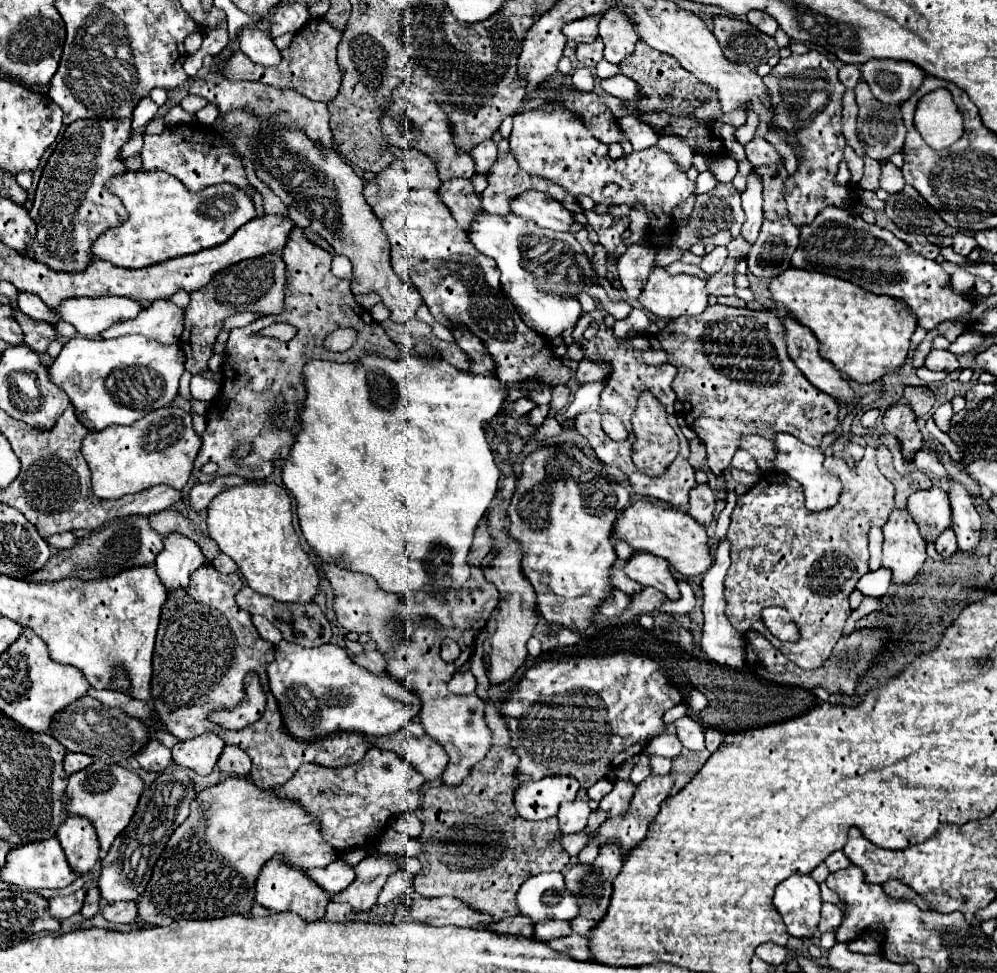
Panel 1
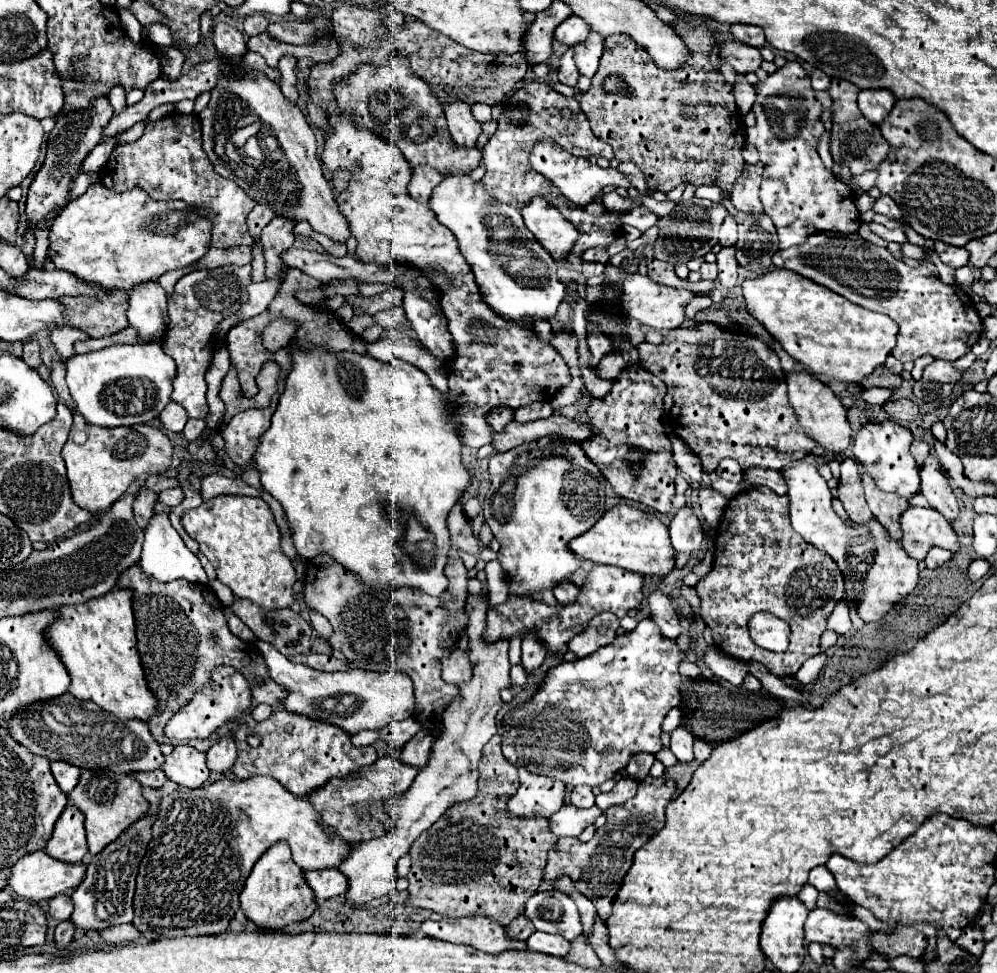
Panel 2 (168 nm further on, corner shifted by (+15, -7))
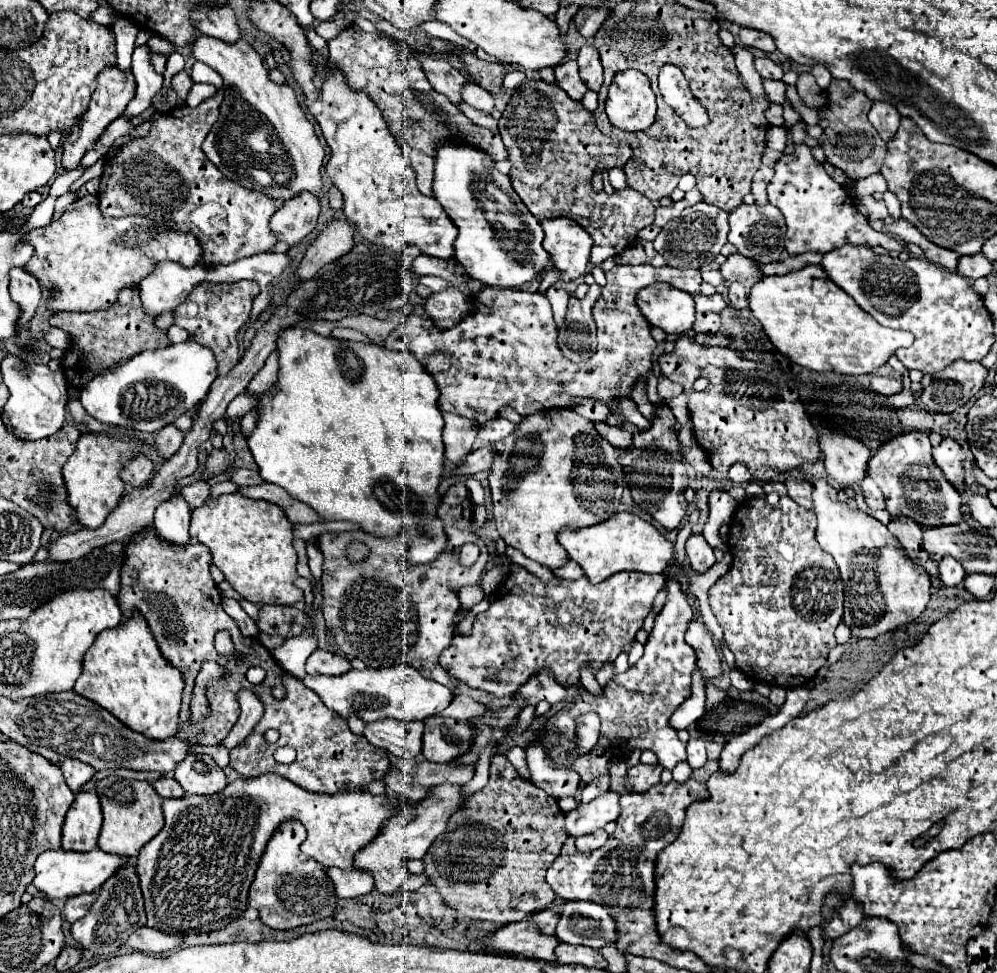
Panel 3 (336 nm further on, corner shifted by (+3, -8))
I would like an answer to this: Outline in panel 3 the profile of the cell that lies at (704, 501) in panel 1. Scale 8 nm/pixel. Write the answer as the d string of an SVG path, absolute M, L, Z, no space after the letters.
M691 534L687 540L687 554L689 554L689 564L697 572L705 572L715 564L715 554L713 548L707 544L703 534Z

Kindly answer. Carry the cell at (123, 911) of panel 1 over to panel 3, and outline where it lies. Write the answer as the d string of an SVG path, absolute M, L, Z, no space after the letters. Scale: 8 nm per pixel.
M141 926L139 930L135 930L129 936L125 946L131 950L137 950L137 952L143 952L143 954L163 954L163 952L177 948L179 942L181 942L179 936L169 936L159 930L149 928L149 926Z

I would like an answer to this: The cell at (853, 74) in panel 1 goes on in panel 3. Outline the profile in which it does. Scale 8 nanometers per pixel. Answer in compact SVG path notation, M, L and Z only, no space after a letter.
M813 66L813 70L811 70L811 74L815 76L815 80L817 80L817 84L823 88L823 90L827 90L829 88L829 84L831 84L831 80L833 80L833 76L829 74L829 70L827 68L823 68L823 66Z

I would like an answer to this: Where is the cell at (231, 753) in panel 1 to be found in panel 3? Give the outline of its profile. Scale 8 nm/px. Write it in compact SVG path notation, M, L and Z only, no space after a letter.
M241 690L237 700L239 700L239 704L241 704L241 716L239 716L237 724L231 728L229 736L223 740L223 746L227 746L229 750L235 748L235 746L241 746L241 744L247 740L247 736L251 734L253 726L255 726L255 724L261 720L261 716L263 716L263 704L261 704L261 700L259 700L253 692Z

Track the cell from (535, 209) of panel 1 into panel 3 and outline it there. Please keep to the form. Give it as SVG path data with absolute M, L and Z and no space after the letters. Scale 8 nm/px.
M551 218L541 226L545 232L543 246L551 254L553 266L561 270L563 280L569 282L585 274L593 246L587 230L571 218Z

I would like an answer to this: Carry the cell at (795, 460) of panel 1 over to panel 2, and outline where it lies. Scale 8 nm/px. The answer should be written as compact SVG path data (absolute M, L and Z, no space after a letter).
M797 463L795 467L783 471L789 487L791 499L791 525L793 529L813 547L823 549L839 567L845 579L843 601L847 607L855 605L857 615L869 623L879 621L885 613L889 613L897 603L901 603L907 595L911 595L919 583L917 561L913 561L899 541L893 541L877 521L869 523L851 523L843 521L833 505L831 491L827 481L819 475L817 467L811 463Z

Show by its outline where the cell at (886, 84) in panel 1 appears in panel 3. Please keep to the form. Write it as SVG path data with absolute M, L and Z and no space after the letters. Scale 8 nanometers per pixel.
M873 102L871 112L869 112L869 120L877 128L877 132L881 134L883 140L891 140L899 128L901 114L897 114L895 106L889 102Z

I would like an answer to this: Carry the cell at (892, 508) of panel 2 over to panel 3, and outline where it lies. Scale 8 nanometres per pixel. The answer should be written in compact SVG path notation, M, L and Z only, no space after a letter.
M893 518L887 528L895 538L899 538L899 542L905 548L909 558L913 558L917 564L921 564L931 576L937 574L937 562L929 554L925 554L925 550L921 546L923 530L921 530L921 526L917 526L917 522L913 522L911 518Z

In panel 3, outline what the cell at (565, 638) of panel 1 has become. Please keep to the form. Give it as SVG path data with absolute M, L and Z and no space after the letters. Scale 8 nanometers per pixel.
M583 666L579 680L581 680L583 688L587 688L589 692L593 692L593 694L599 694L599 692L601 692L601 686L599 686L599 682L597 682L597 678L595 678L593 666Z

